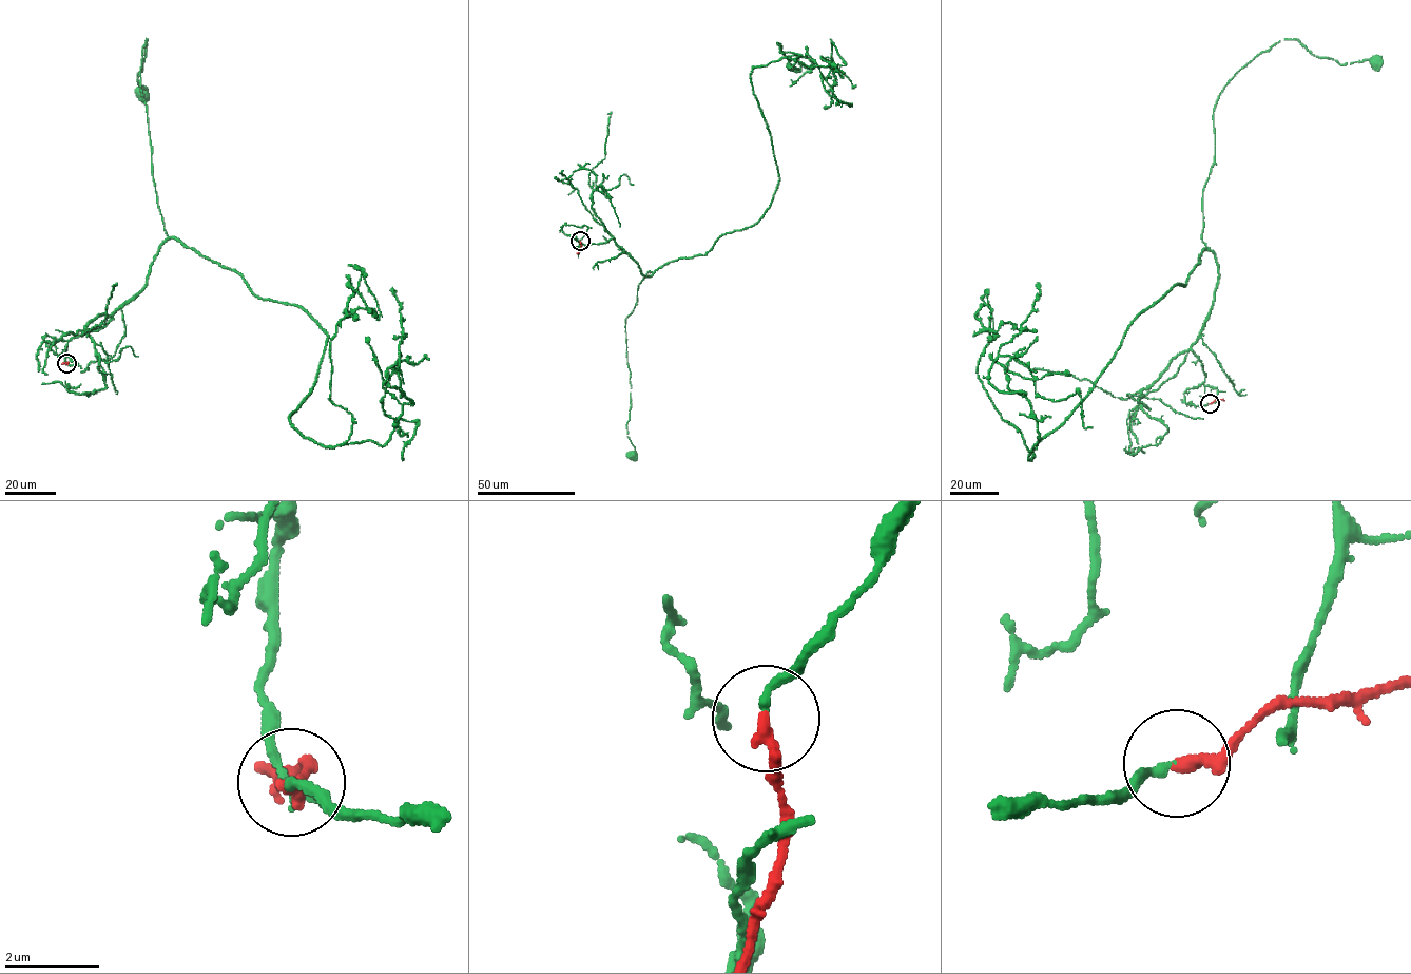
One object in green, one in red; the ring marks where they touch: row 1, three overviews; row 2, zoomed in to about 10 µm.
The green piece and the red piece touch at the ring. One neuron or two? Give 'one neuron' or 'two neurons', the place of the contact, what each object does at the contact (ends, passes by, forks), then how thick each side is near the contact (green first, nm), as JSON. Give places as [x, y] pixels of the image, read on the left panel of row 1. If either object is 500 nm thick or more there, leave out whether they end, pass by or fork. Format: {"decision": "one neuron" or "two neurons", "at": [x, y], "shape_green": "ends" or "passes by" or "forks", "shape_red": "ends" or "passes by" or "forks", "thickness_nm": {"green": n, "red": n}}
{"decision": "one neuron", "at": [66, 363], "shape_green": "ends", "shape_red": "ends", "thickness_nm": {"green": 180, "red": 280}}

